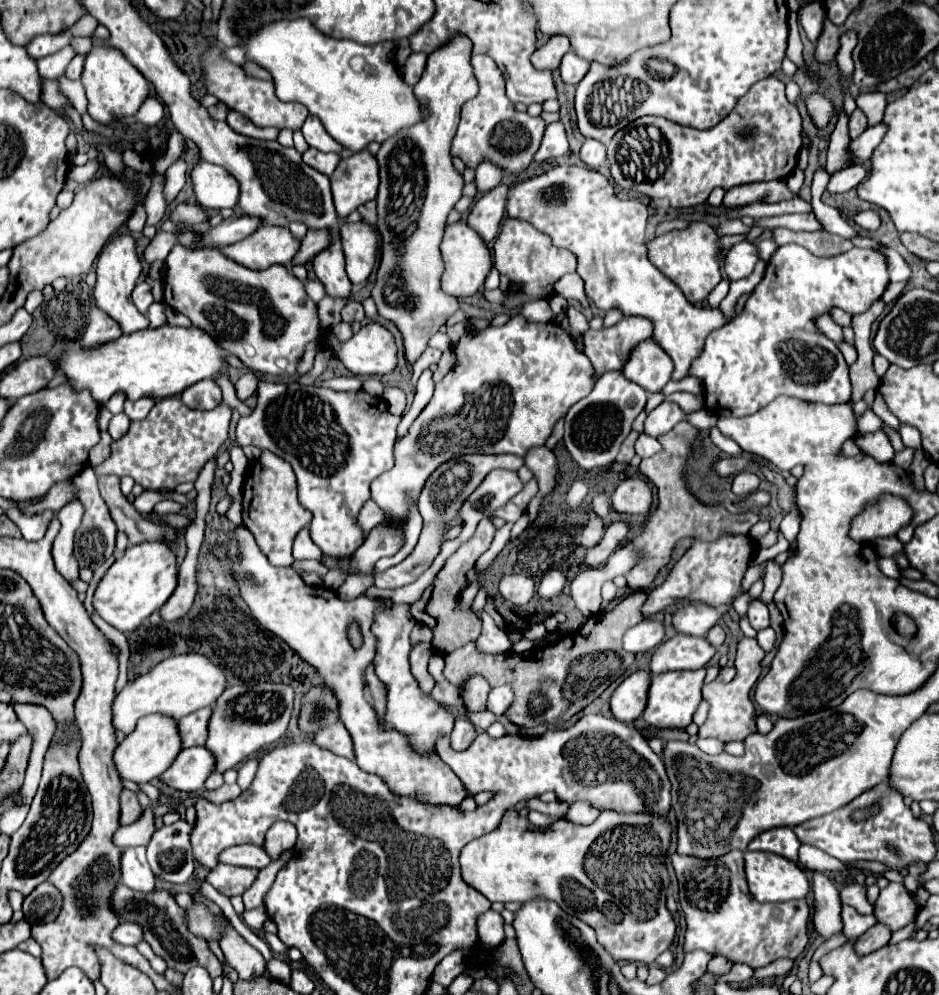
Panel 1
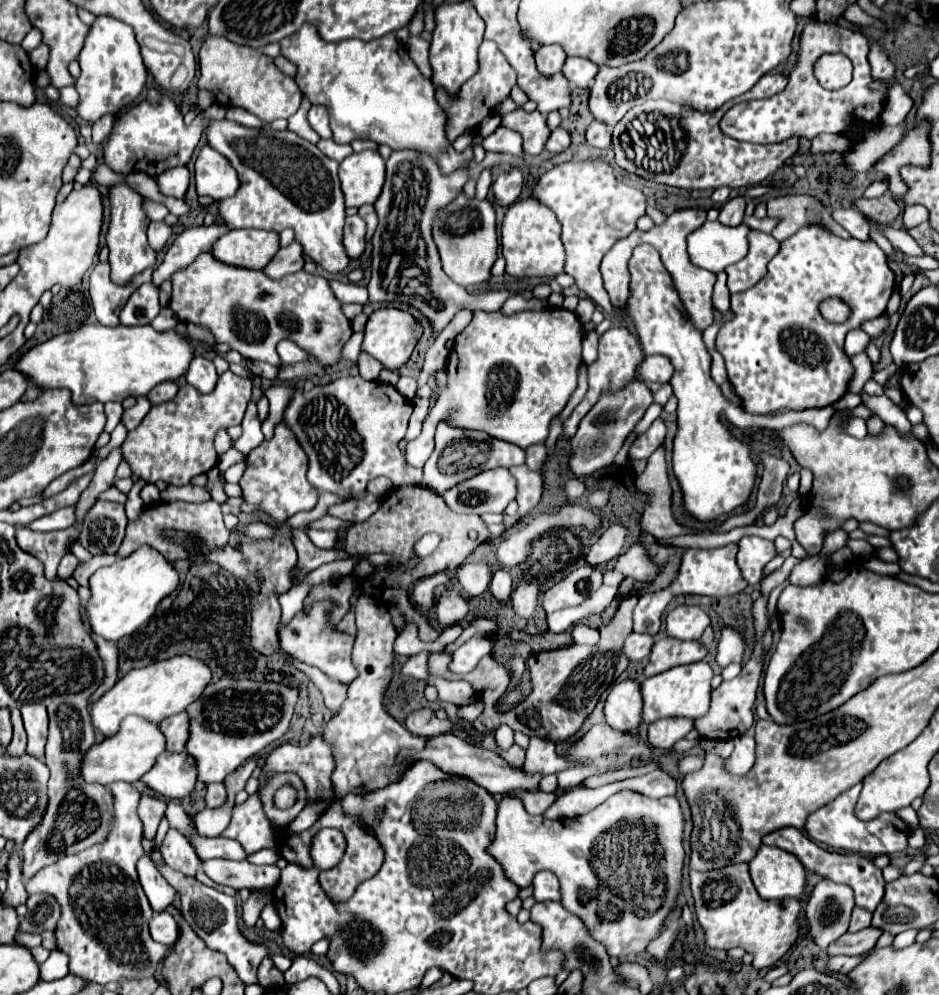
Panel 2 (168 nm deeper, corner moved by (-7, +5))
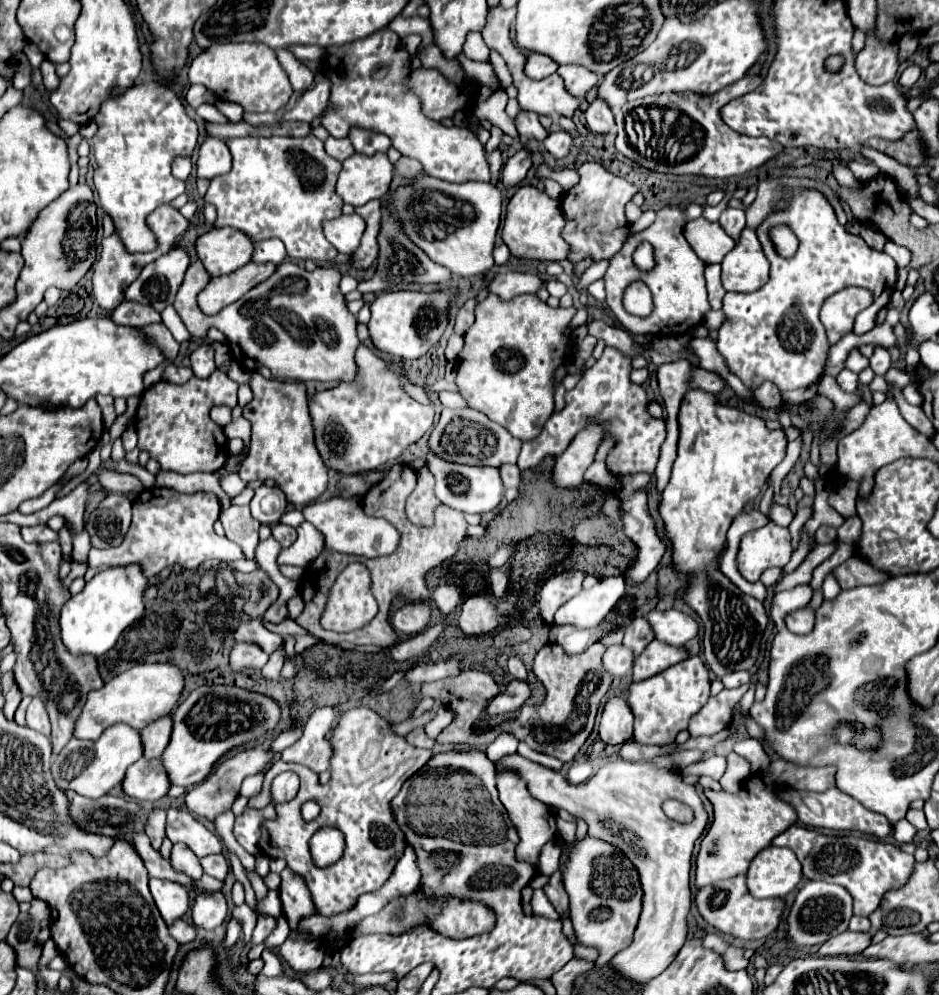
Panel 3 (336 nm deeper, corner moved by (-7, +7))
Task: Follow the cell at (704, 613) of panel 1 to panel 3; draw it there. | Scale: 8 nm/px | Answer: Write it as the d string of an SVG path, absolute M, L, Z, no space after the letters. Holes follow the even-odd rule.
M676 609L650 611L648 623L652 625L654 637L668 645L684 645L686 641L694 639L698 633L698 623L692 617L688 617Z

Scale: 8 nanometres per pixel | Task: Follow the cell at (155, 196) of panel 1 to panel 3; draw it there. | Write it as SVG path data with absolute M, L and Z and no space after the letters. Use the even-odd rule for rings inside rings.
M176 157L176 159L172 161L172 175L174 175L176 179L186 181L186 177L190 175L190 171L192 171L192 161L190 161L190 157Z

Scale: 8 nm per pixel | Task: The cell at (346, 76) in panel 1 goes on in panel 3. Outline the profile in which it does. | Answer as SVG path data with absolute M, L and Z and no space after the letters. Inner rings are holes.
M382 29L378 33L372 33L366 39L358 39L346 45L336 45L336 47L328 47L328 55L322 61L322 71L324 75L332 81L332 97L330 103L334 105L332 111L328 111L322 119L322 125L326 127L326 131L340 139L340 137L348 137L350 127L358 125L376 133L386 133L392 139L392 147L396 147L402 155L406 157L414 157L424 165L424 171L432 177L440 177L444 181L452 181L452 183L466 183L466 181L490 181L490 167L486 161L486 151L484 145L476 139L476 135L468 129L468 127L444 127L438 121L428 119L426 115L422 115L420 109L420 99L416 95L412 95L406 87L404 87L404 79L410 73L410 55L408 51L402 47L402 41L396 33L392 33L390 29ZM375 67L388 67L386 76L383 79L373 77Z

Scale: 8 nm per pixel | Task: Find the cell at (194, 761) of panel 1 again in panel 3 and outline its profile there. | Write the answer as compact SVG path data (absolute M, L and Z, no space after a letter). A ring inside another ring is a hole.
M158 759L136 761L122 781L124 795L138 801L162 799L170 789L170 779Z

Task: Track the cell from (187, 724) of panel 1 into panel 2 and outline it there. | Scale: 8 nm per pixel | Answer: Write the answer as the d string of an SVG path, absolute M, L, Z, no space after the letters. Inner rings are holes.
M186 711L172 715L160 723L160 729L166 735L166 751L184 751L186 739L190 739L190 715Z

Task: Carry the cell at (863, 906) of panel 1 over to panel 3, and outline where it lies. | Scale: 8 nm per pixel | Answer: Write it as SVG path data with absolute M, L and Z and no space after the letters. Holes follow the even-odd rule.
M790 825L784 833L774 837L772 845L788 847L796 853L798 861L802 863L804 877L820 879L828 883L842 885L854 897L854 915L868 917L880 905L884 893L892 889L900 889L914 871L914 857L904 853L894 843L882 843L874 839L864 839L858 835L824 835L816 829L804 825Z

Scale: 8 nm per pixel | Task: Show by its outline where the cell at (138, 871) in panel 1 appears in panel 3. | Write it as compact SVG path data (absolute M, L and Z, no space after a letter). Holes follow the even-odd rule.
M150 879L150 891L154 897L154 903L162 915L162 919L172 925L176 919L184 917L184 913L190 907L188 891L168 879Z

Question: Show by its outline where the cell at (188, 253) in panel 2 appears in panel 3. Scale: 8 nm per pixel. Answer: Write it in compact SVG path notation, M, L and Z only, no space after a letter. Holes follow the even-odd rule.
M180 247L162 255L158 261L142 269L138 281L128 285L126 301L150 305L160 313L164 307L172 305L188 269L188 263L190 257Z

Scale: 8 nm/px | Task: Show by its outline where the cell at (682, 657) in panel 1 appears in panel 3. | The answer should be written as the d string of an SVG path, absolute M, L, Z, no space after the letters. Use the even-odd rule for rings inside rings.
M652 641L648 643L648 647L634 659L634 667L632 667L632 681L642 681L648 679L664 669L668 669L670 665L676 665L680 661L684 661L688 657L686 649L682 647L672 647L666 645L662 641Z

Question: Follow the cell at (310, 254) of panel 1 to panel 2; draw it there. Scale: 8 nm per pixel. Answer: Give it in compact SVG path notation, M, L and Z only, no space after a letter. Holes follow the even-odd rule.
M294 241L290 247L280 249L274 255L274 259L266 265L264 273L272 279L280 279L288 273L302 271L302 267L304 267L304 251L302 251L302 245L298 241Z

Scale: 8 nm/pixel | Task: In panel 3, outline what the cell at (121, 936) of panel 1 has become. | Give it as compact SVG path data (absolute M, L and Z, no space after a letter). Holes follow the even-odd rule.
M184 919L174 921L174 925L170 925L168 929L170 929L170 935L172 935L178 943L190 943L190 941L196 939L196 927L188 925Z

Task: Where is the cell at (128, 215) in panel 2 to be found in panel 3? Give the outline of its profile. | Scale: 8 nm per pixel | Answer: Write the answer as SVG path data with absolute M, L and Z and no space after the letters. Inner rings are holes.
M156 81L136 83L130 89L124 89L120 95L108 97L102 103L102 109L94 115L94 121L98 125L98 131L92 139L98 163L98 169L94 171L94 185L100 195L100 205L114 219L114 227L130 253L154 251L158 241L146 225L146 215L152 213L158 205L168 203L184 193L184 181L174 179L170 173L170 163L178 155L192 155L198 143L198 125L186 115L184 105L174 95L174 91L158 85Z

